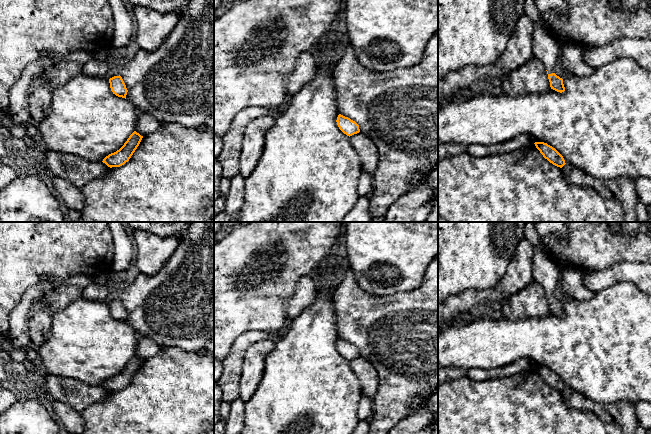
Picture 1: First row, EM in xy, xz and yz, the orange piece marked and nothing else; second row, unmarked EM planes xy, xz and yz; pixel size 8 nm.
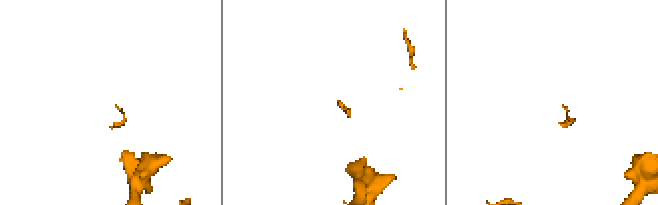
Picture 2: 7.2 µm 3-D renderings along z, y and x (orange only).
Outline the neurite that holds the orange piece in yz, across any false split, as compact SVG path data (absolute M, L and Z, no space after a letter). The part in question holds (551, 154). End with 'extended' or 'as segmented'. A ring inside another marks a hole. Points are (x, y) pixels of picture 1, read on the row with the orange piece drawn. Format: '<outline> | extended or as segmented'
M535 142L534 144L543 157L553 165L562 168L566 164L563 156L552 146L544 142Z | as segmented

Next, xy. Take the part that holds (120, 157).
M134 131L119 150L106 156L102 162L110 168L124 165L129 161L142 138L143 136Z | as segmented

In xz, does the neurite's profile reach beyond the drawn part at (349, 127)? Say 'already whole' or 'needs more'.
already whole

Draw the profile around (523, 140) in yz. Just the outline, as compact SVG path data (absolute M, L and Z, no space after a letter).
M521 134L502 143L492 145L471 144L467 147L467 152L475 157L485 157L495 154L510 153L527 147L532 143L534 142L528 135Z

